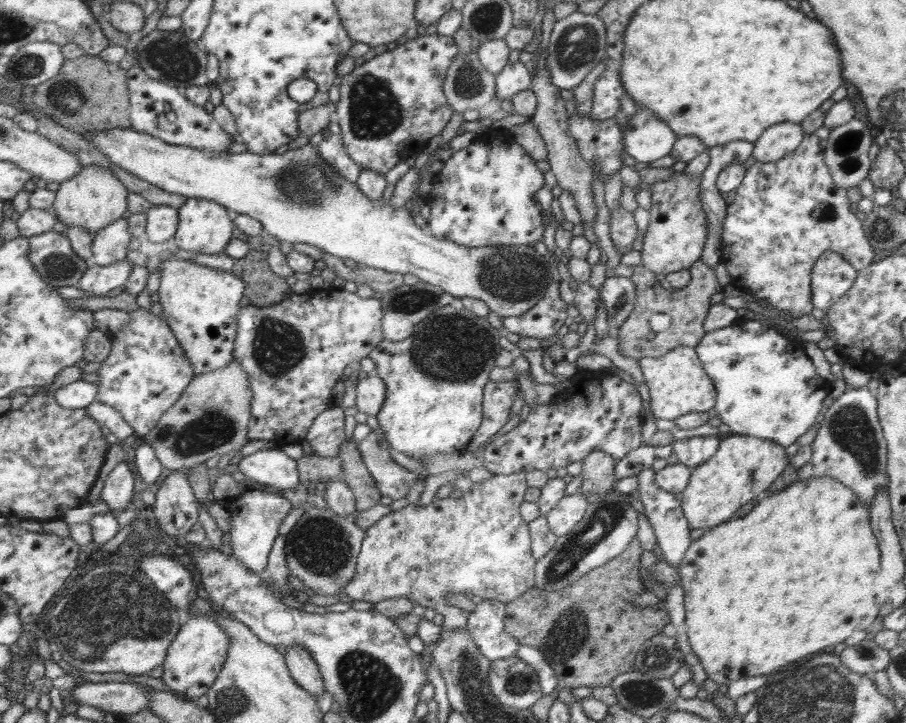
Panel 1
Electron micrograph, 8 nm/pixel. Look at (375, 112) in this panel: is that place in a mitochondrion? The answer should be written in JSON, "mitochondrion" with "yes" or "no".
{"mitochondrion":"yes"}

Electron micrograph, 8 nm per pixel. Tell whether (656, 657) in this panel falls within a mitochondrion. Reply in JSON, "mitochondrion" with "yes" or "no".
{"mitochondrion":"yes"}

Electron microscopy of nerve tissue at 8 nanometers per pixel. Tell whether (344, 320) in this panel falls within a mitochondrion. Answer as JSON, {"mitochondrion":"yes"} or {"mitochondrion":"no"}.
{"mitochondrion":"no"}

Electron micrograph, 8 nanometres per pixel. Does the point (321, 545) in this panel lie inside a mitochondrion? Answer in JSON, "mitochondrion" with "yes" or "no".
{"mitochondrion":"yes"}

